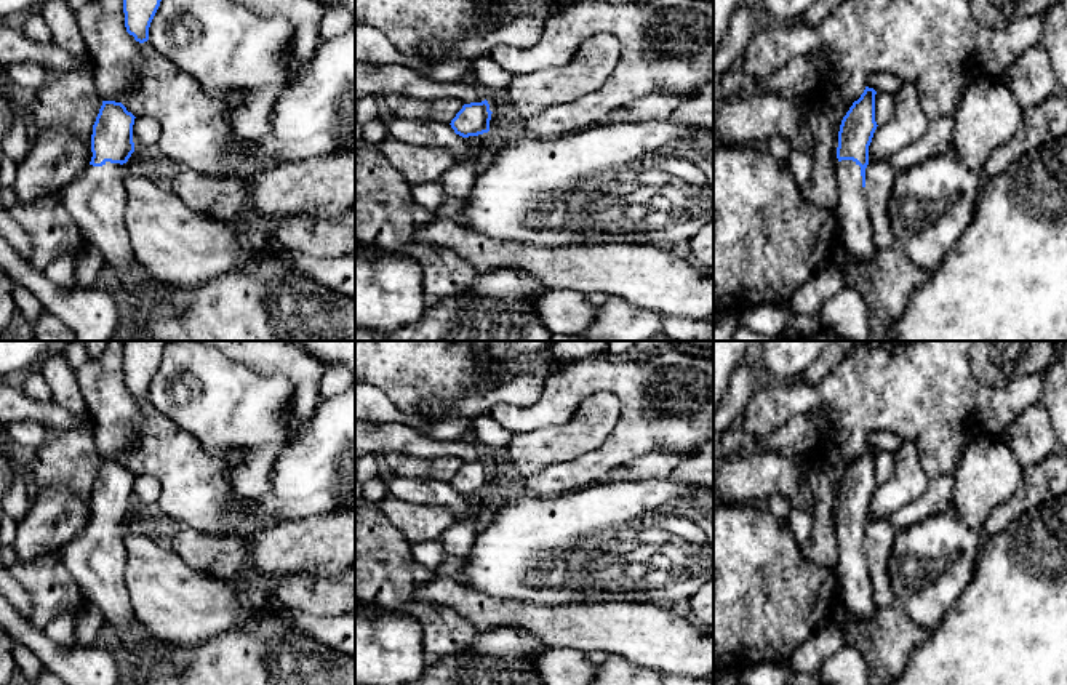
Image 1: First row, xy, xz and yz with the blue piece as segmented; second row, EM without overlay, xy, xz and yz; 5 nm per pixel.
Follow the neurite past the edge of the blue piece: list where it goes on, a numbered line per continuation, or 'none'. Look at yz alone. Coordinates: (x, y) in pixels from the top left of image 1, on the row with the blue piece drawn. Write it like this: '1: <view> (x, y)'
1: yz (851, 213)

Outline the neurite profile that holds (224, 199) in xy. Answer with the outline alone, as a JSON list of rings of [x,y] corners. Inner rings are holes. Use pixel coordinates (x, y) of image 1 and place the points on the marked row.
[[[184,165],[179,166],[179,176],[170,184],[192,210],[208,213],[232,224],[250,222],[261,224],[262,214],[245,208],[243,186],[248,178],[216,179],[200,174]]]

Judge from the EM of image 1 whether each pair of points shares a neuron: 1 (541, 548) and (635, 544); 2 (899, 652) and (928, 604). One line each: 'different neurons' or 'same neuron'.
1: same neuron
2: different neurons

